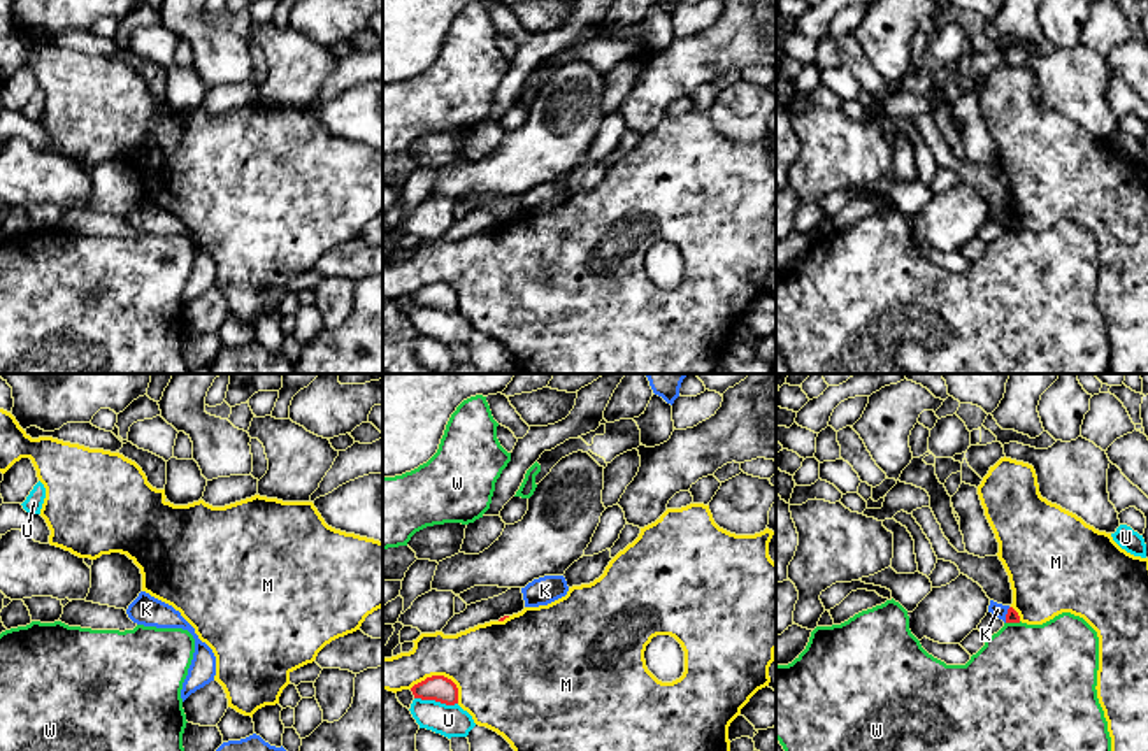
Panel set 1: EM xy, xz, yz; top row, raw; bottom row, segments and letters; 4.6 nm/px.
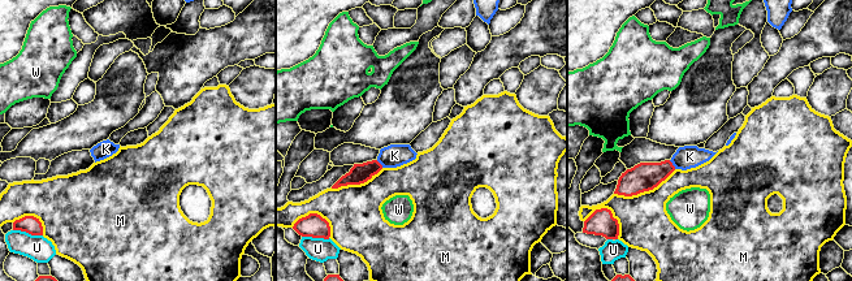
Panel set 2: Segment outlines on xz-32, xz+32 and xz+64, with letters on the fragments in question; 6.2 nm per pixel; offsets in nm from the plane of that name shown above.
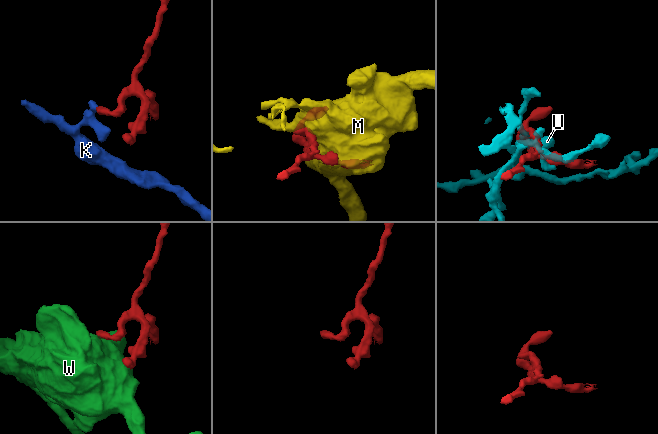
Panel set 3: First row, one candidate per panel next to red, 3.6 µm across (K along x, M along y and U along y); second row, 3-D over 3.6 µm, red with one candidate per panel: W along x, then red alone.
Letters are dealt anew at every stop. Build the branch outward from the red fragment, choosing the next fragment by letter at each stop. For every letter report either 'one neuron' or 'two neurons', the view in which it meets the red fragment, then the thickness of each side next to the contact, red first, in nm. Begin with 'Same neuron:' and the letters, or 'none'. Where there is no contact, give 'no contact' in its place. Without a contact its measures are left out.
Same neuron: none
K: two neurons; meets red in yz; 60 nm thick on the red side, 60 nm on the other
M: two neurons; meets red in xz; 120 nm thick on the red side, 400 nm on the other
U: two neurons; meets red in xz; 120 nm thick on the red side, 140 nm on the other
W: two neurons; meets red in yz; 60 nm thick on the red side, 460 nm on the other

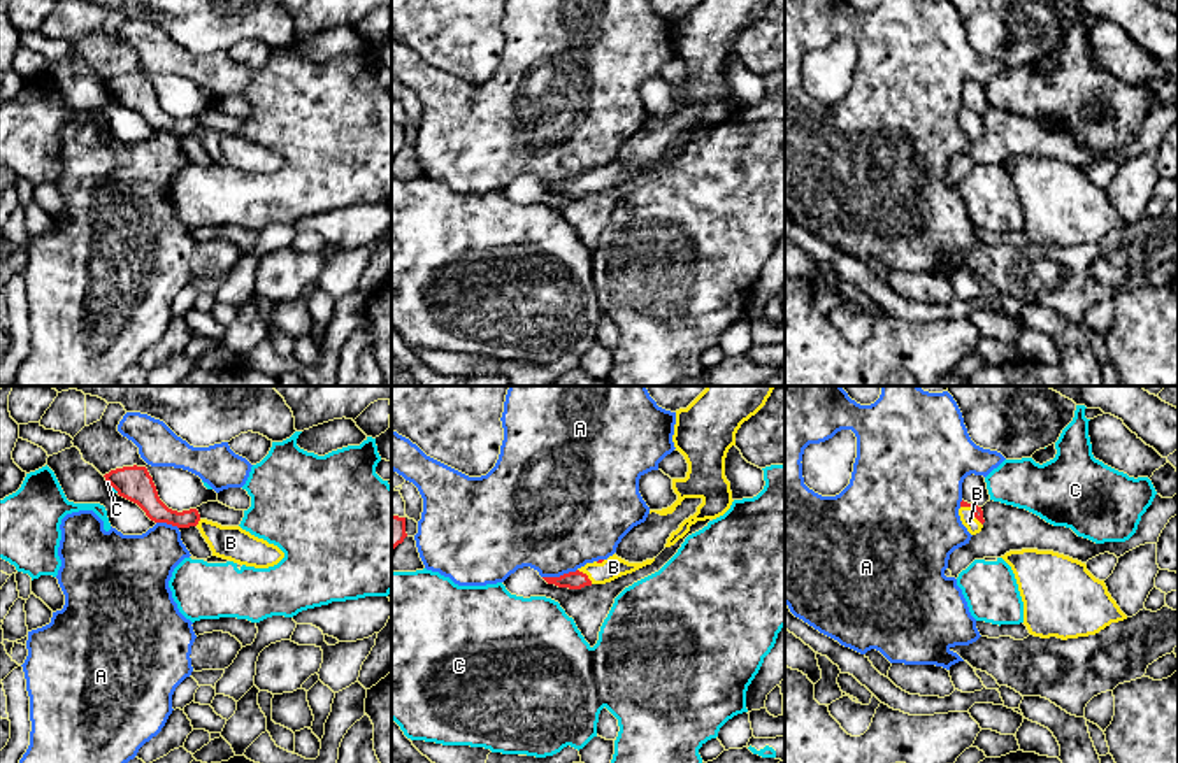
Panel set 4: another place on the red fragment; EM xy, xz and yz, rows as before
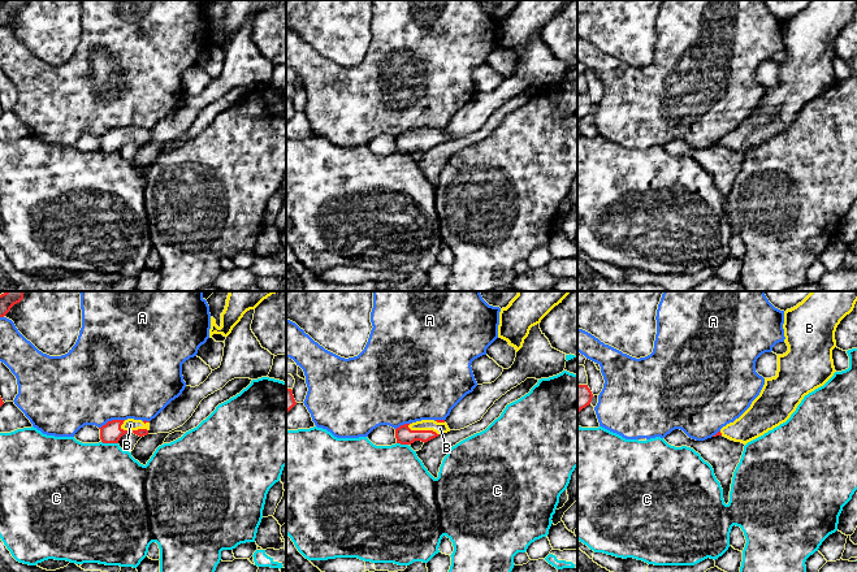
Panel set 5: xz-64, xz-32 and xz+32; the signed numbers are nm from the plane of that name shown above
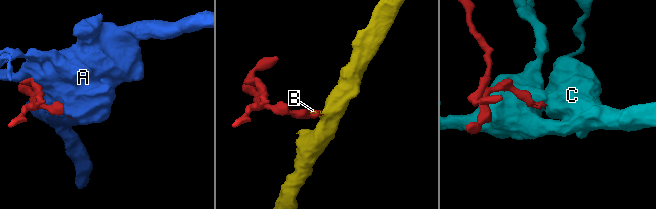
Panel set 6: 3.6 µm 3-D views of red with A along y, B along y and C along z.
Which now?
Same neuron: B
A: two neurons; meets red in xz; 80 nm thick on the red side, 480 nm on the other
B: one neuron; meets red in yz; 50 nm thick on the red side, 70 nm on the other
C: two neurons; meets red in xy; 160 nm thick on the red side, 20 nm on the other

